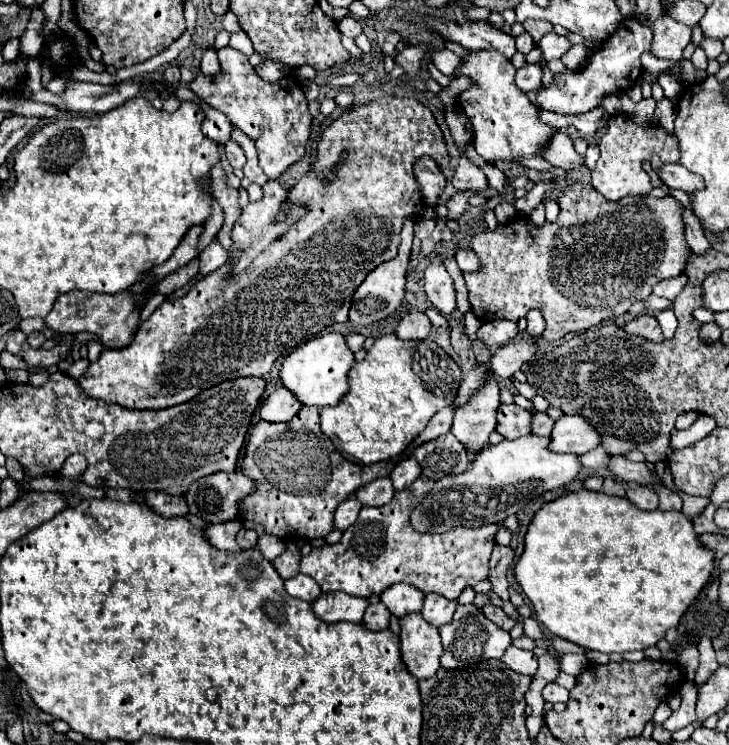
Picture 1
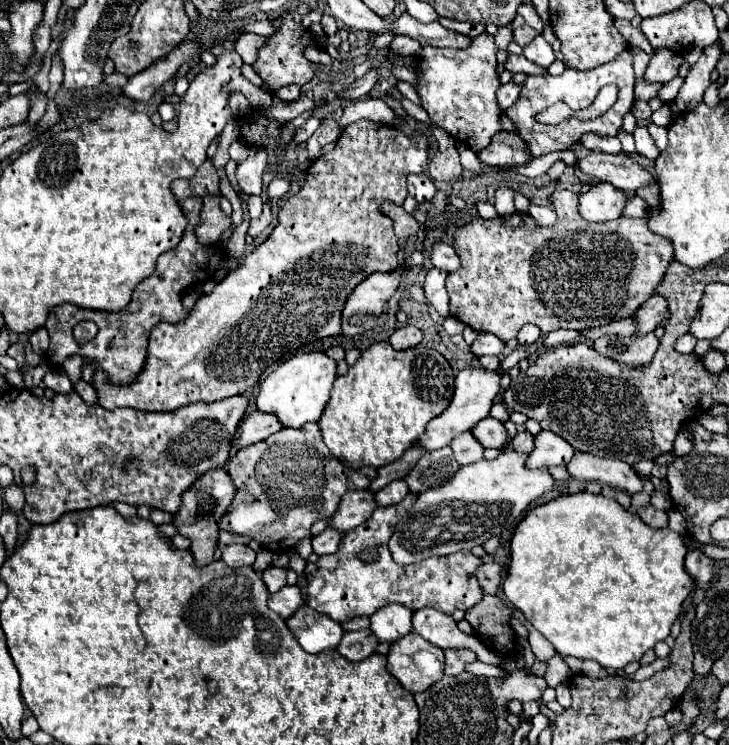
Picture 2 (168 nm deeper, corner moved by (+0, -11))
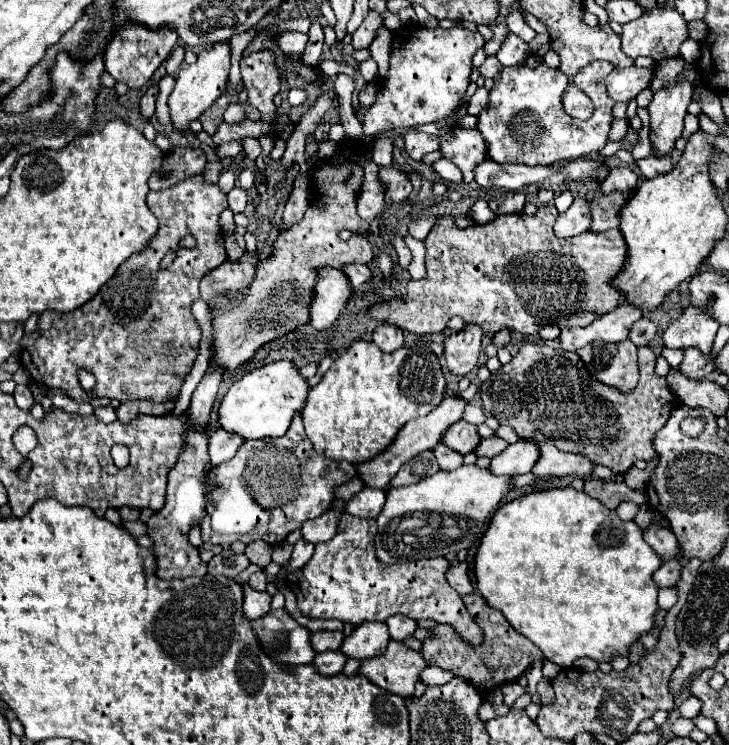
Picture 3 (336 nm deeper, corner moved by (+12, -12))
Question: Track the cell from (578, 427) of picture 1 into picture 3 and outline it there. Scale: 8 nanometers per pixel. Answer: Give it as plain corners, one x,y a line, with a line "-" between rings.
520,438
516,444
510,444
502,454
492,458
490,470
494,474
506,474
506,476
526,474
534,468
538,458
540,458
538,444
532,440

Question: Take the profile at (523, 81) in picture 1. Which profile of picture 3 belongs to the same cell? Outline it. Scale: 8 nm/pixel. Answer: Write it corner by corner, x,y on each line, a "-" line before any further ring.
480,86
480,88
472,94
472,98
470,98
470,104
468,104
468,114
478,116
478,114
486,108
486,104
488,104
488,90
486,90
484,86

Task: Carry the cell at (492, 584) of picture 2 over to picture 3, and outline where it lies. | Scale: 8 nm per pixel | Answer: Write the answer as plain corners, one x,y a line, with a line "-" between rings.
460,562
460,564
454,564
448,574
446,574
450,586
460,594
472,594
472,580
470,580
470,572
468,572
468,564
466,562

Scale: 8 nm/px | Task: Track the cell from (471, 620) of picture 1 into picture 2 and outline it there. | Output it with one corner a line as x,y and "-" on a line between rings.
444,651
444,675
460,675
466,663
476,661
476,655
470,651

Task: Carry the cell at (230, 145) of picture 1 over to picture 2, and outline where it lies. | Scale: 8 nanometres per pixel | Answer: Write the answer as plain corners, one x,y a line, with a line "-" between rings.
258,147
258,151
250,149
248,159
238,165
236,177
246,195
260,195
266,165
268,165
268,153
262,147

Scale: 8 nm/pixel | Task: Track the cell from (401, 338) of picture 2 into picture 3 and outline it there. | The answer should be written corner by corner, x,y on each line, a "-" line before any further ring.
382,324
376,328
374,336
372,336
372,342
376,346
380,346
380,350
384,352
392,352
392,350
398,350
402,348
402,340
404,340
404,334
400,328
392,326
392,324

